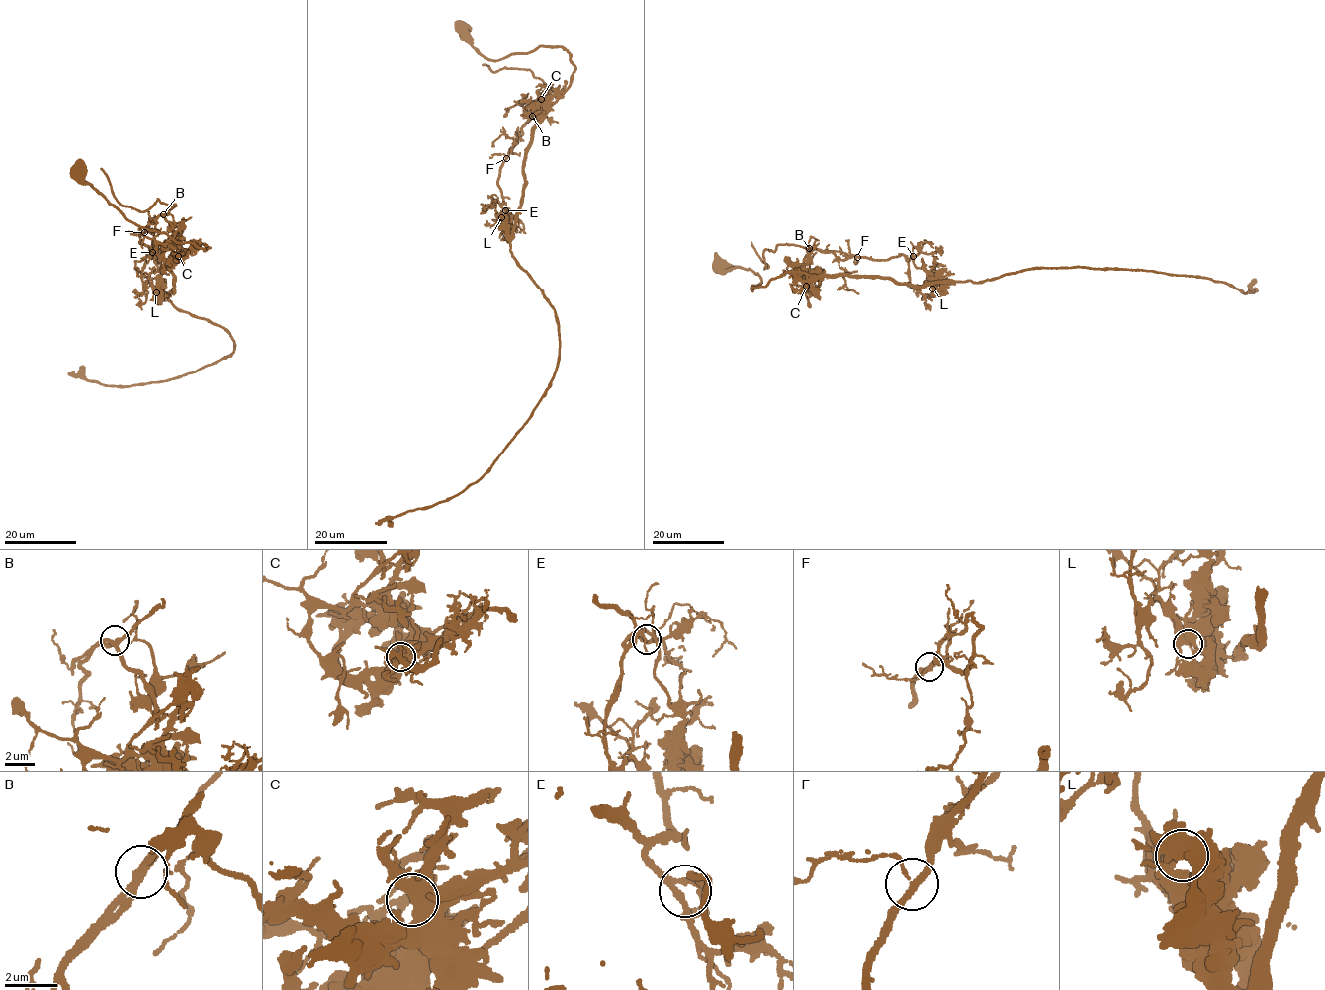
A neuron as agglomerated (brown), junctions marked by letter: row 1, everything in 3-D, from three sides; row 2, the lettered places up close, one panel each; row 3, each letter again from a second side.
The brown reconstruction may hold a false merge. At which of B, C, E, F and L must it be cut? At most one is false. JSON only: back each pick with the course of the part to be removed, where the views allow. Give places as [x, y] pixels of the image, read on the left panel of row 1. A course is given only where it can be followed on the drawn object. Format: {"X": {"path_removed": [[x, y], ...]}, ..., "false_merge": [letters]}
{"L": {"path_removed": [[155, 292], [141, 278], [149, 251], [139, 235], [175, 204], [158, 200], [138, 211], [126, 206], [100, 168]]}, "false_merge": ["L"]}

